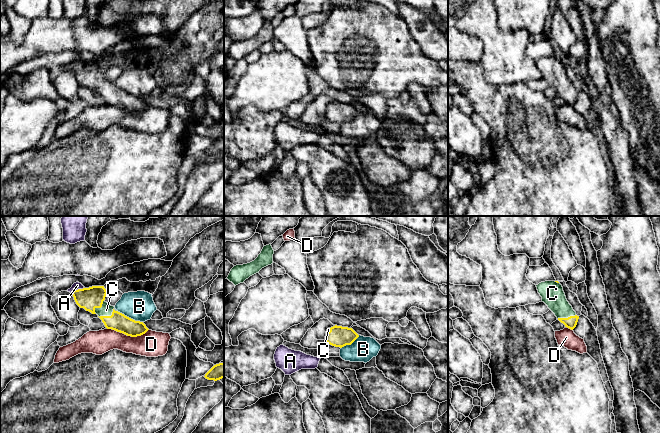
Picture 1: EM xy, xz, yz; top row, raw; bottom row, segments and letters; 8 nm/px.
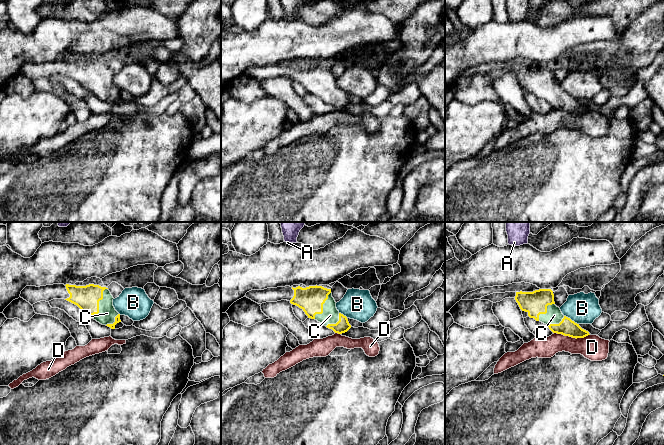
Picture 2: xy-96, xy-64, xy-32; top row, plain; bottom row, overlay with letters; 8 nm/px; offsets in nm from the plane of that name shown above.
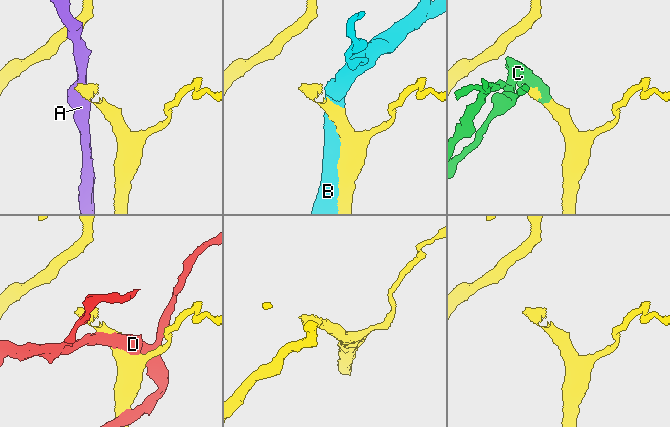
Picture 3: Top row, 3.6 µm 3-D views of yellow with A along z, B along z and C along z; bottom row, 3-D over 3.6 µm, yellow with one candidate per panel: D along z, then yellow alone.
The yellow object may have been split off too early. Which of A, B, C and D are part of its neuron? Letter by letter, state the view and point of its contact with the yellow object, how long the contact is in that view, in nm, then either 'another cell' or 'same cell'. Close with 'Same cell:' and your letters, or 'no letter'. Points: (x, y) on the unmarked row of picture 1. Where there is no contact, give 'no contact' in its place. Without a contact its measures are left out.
A: meets yellow in xy at (78, 65); contact 120 nm long; another cell
B: meets yellow in xy at (130, 94); contact 220 nm long; another cell
C: meets yellow in xy at (107, 92); contact 160 nm long; same cell
D: meets yellow in xy at (128, 111); contact 340 nm long; another cell
Same cell: C

